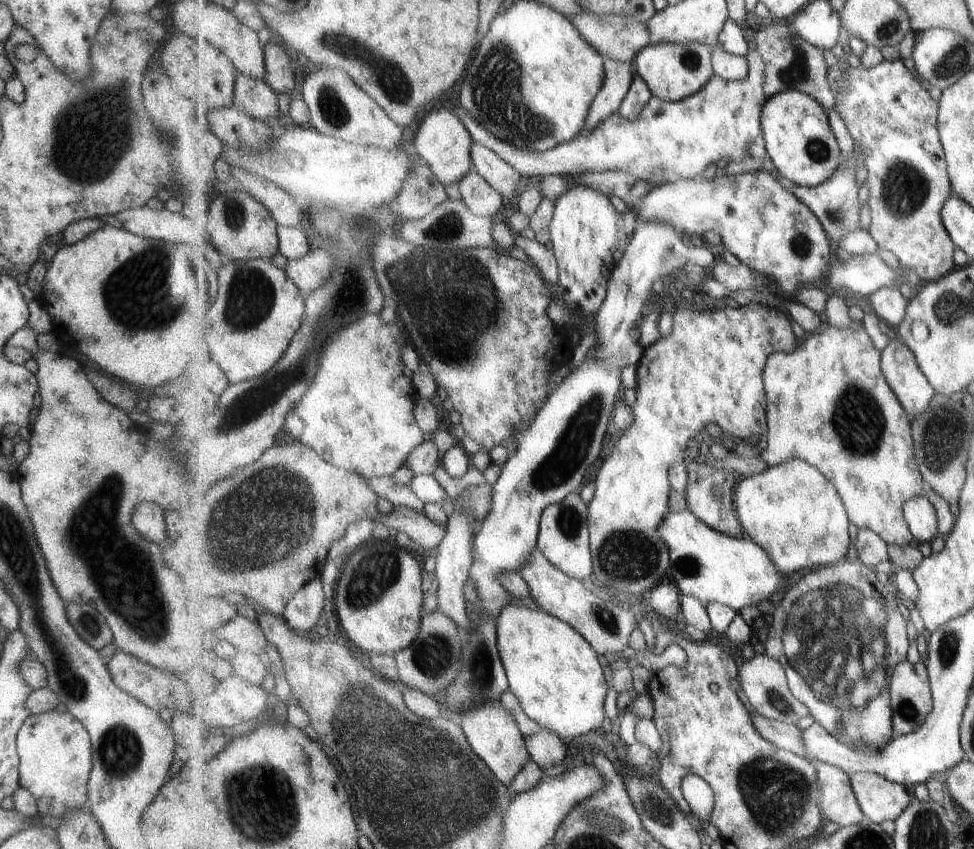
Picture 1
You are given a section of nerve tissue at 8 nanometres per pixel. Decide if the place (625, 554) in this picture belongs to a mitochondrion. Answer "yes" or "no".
yes

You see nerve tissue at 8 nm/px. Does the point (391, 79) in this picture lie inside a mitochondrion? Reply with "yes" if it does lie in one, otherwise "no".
yes

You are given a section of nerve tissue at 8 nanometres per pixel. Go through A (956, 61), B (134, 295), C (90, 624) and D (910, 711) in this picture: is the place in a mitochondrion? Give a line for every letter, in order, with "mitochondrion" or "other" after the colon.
A: mitochondrion
B: mitochondrion
C: mitochondrion
D: mitochondrion

